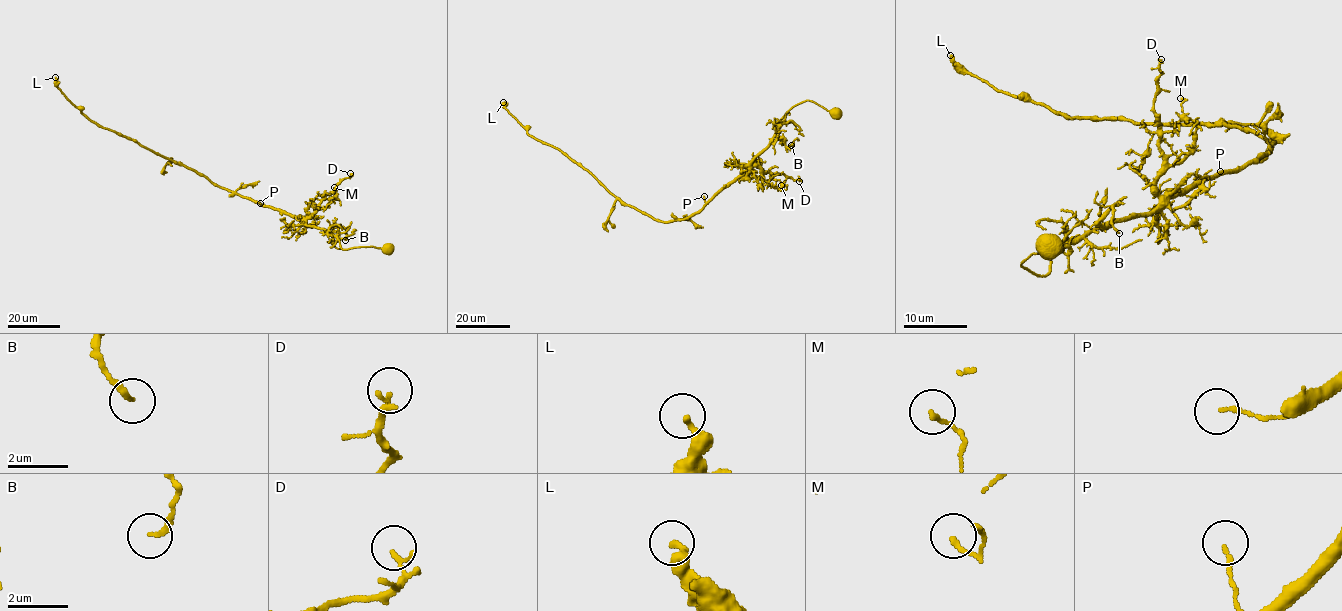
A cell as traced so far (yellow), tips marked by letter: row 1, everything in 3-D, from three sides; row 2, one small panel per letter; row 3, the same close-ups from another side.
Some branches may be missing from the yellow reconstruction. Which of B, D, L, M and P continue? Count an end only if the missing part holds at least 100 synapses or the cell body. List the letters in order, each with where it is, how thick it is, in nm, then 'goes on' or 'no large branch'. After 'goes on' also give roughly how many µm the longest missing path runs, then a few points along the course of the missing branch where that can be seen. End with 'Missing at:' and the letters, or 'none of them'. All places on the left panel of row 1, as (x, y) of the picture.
B: at (345, 240); 160 nm thick; no large branch
D: at (350, 173); 90 nm thick; no large branch
L: at (55, 77); 240 nm thick; no large branch
M: at (334, 187); 160 nm thick; no large branch
P: at (260, 203); 130 nm thick; no large branch
Missing at: none of them

